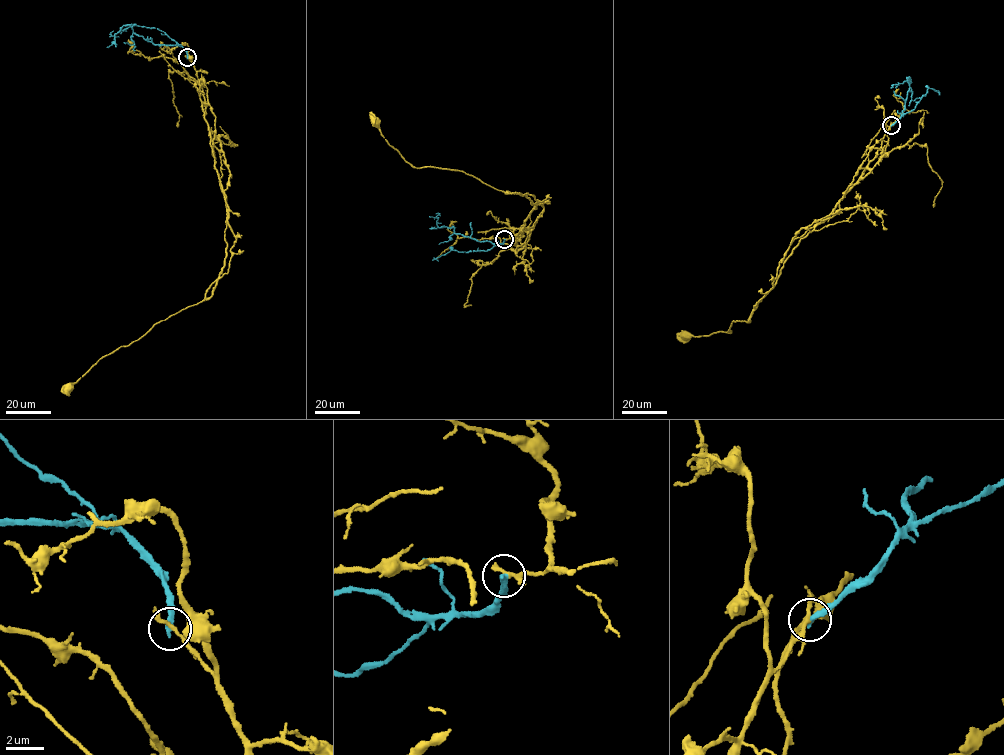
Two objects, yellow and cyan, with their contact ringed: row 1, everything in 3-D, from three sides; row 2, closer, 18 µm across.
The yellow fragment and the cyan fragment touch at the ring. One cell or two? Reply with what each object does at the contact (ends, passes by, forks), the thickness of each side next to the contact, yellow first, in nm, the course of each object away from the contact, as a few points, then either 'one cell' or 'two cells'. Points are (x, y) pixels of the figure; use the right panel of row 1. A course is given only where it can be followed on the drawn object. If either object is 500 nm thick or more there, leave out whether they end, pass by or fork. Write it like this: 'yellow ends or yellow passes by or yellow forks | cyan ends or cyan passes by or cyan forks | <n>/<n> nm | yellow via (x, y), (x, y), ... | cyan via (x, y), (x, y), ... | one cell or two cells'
yellow passes by | cyan ends | 190/320 nm | yellow via (891, 125), (860, 180), (834, 211), (802, 238), (748, 322), (733, 321), (730, 332), (685, 336) | cyan via (891, 125), (903, 114), (909, 81), (892, 85) | two cells

